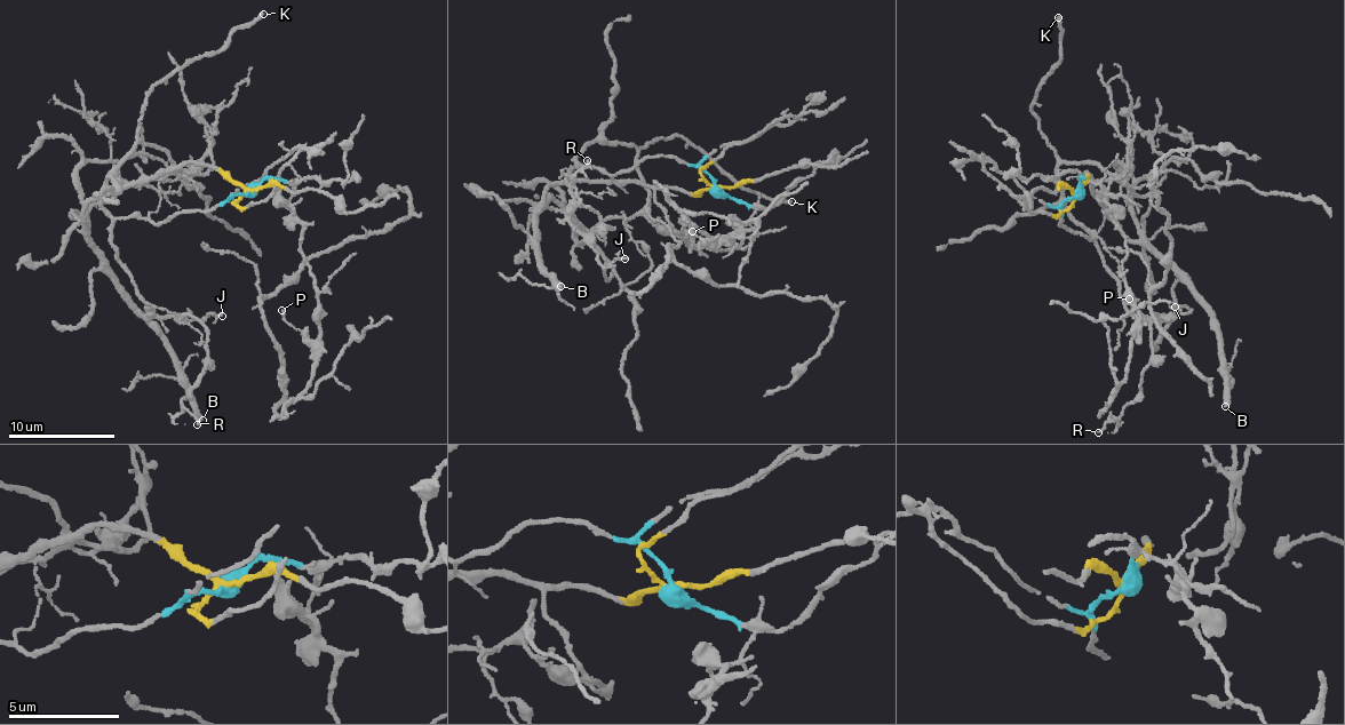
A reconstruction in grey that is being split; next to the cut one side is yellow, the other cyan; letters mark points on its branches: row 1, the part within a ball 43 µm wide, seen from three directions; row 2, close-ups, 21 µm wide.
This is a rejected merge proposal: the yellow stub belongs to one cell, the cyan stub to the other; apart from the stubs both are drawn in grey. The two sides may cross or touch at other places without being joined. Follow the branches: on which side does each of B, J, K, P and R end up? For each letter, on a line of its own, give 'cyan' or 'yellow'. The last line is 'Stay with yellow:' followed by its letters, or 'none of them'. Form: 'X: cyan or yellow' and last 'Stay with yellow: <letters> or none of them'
B: yellow
J: cyan
K: cyan
P: cyan
R: cyan
Stay with yellow: B

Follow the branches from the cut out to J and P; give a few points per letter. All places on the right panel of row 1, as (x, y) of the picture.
J: (1074, 193), (1059, 209), (1060, 225), (1095, 236), (1130, 312), (1160, 320), (1188, 310), (1174, 308)
P: (1074, 193), (1080, 177), (1106, 192), (1111, 218), (1124, 238), (1127, 300), (1138, 318), (1136, 323), (1128, 299)

